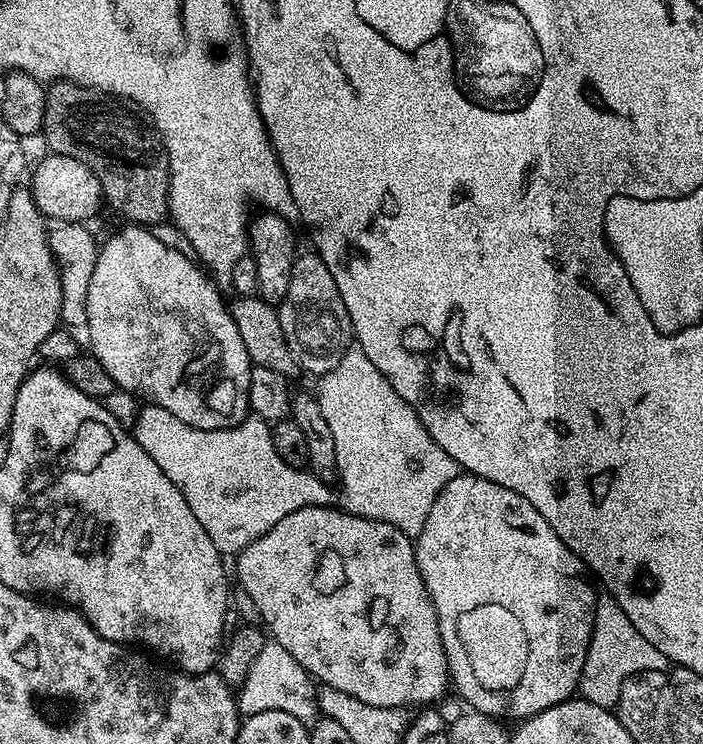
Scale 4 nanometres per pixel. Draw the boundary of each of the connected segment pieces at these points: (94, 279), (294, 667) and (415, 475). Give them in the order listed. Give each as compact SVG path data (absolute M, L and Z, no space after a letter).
M144 226L124 227L128 228L99 245L86 294L86 334L91 355L106 366L106 374L110 374L117 389L170 410L174 418L182 418L182 422L198 430L241 424L250 416L248 391L254 365L246 354L246 346L242 346L242 334L238 334L229 305L220 297L221 289L191 255L183 256L178 249L159 240L152 233L155 231Z
M268 638L258 658L250 662L250 674L246 674L243 684L239 685L238 707L244 718L266 710L283 710L298 718L298 722L311 726L318 719L318 688L312 675L297 662L294 654L277 640Z
M359 347L349 348L342 362L319 377L318 384L318 399L334 434L336 471L340 496L344 499L343 511L353 512L367 520L381 520L413 538L420 536L422 526L426 526L426 518L430 518L432 503L439 498L440 491L455 476L461 475L460 464L454 462L454 458L450 458L450 454L446 454L446 450L434 442L434 438L430 438L416 411L396 393L391 382Z

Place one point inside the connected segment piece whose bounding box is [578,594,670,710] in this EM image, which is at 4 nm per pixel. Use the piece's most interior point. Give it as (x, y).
(617, 652)

